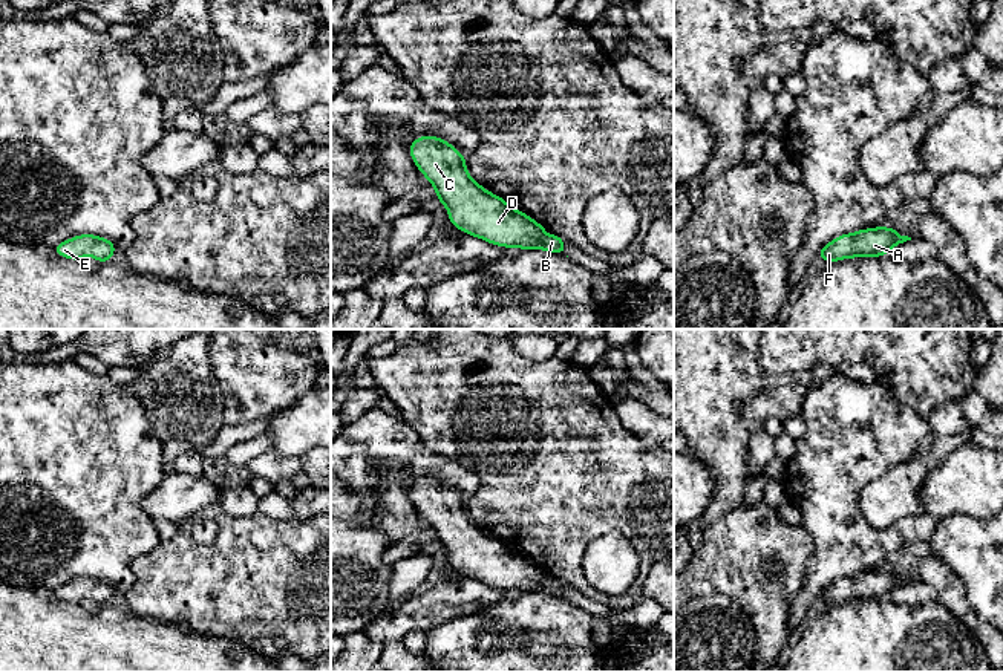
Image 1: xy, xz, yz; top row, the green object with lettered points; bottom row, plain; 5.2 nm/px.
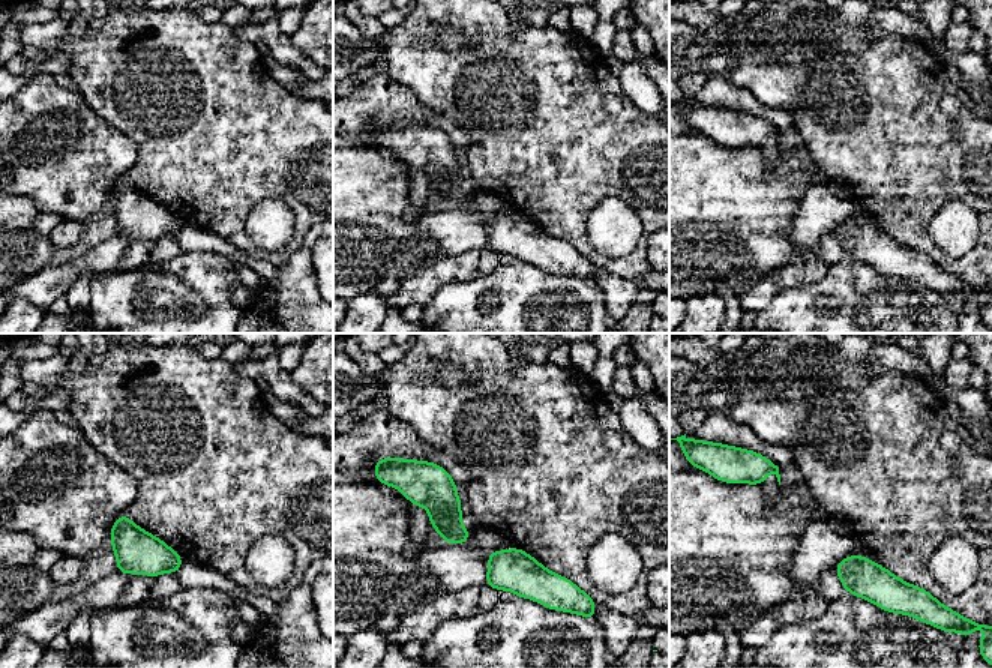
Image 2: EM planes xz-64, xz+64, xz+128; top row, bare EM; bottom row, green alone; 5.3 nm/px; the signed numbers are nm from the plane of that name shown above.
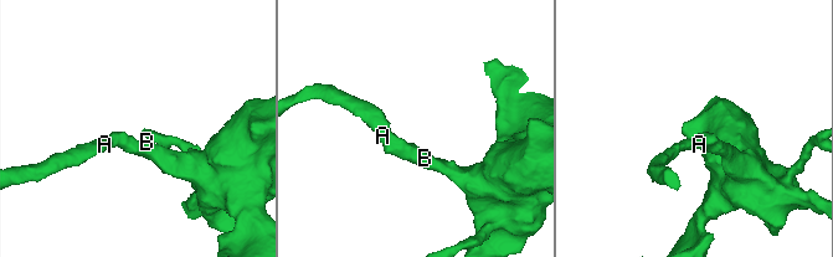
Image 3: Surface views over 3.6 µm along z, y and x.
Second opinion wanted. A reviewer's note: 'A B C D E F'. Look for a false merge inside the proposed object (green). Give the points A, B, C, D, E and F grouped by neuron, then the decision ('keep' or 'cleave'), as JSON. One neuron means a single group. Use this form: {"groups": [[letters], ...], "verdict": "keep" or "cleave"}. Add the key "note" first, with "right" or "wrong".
{"note": "right", "groups": [["A", "B", "C", "D", "E", "F"]], "verdict": "keep"}

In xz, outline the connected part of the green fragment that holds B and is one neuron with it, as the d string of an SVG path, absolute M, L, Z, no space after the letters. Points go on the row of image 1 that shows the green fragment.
M420 136L409 147L420 171L449 210L452 225L504 248L547 250L567 256L565 239L547 231L467 175L466 158L443 138Z

